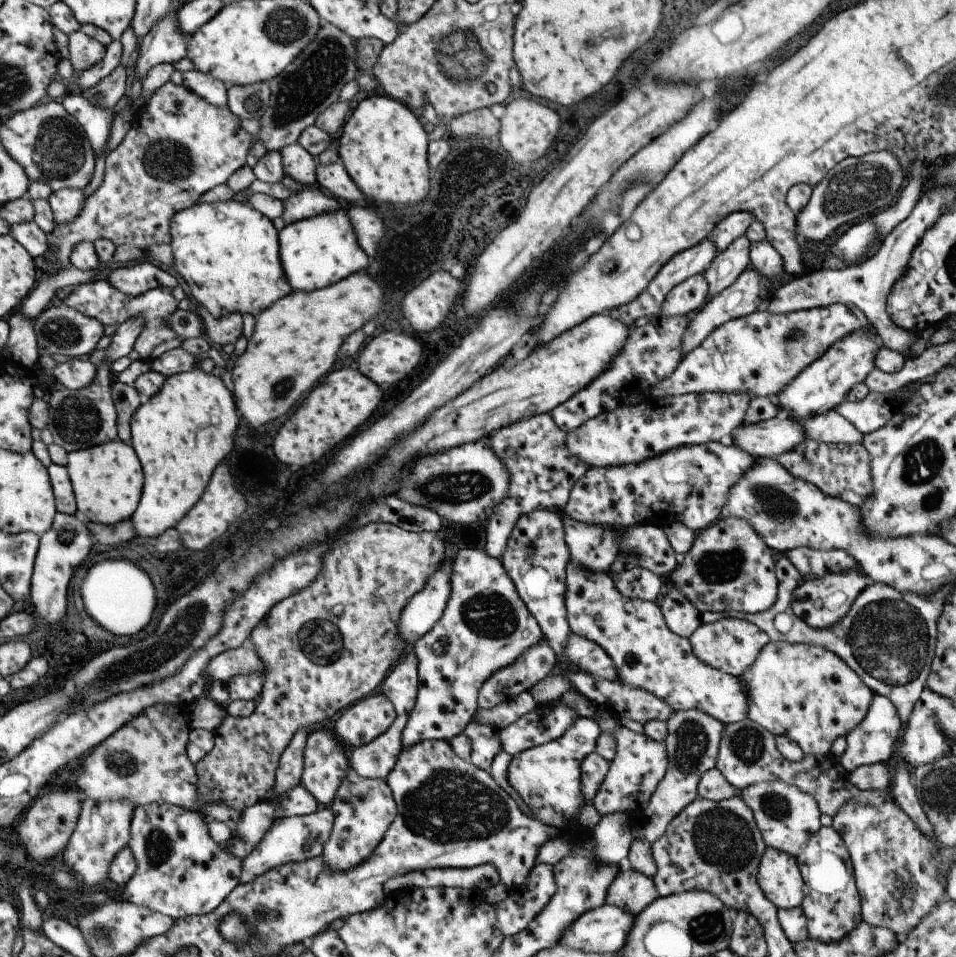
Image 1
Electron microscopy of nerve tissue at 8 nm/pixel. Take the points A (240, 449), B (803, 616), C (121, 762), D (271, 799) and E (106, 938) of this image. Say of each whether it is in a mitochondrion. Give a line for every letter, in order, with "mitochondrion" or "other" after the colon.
A: other
B: other
C: mitochondrion
D: other
E: mitochondrion

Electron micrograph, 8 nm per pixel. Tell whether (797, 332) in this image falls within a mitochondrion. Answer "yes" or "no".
yes

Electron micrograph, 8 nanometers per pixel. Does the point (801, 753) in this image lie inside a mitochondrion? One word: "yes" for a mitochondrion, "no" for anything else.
no

